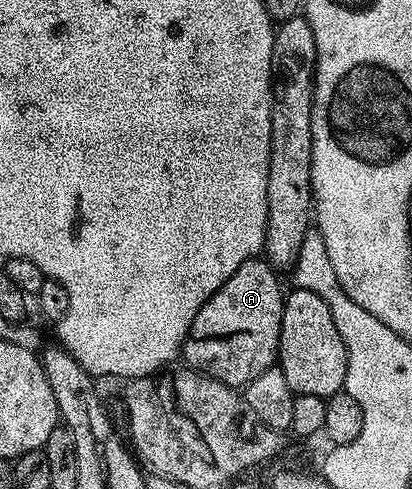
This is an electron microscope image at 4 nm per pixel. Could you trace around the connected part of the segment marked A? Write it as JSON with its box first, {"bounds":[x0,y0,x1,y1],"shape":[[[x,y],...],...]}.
{"bounds":[185,257,284,389],"shape":[[[255,257],[244,261],[244,265],[208,297],[186,333],[185,366],[235,389],[245,388],[252,377],[260,377],[264,369],[275,366],[284,290],[274,275],[277,275],[275,268],[265,258]]]}

